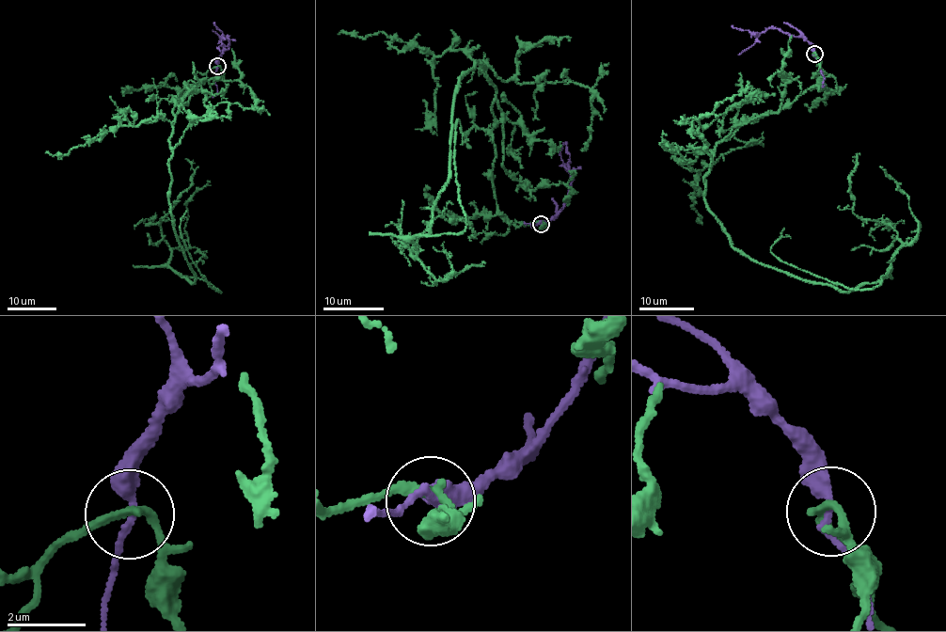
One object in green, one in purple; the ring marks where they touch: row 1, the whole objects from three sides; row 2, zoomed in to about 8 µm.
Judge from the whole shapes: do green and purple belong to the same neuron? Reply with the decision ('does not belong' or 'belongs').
does not belong

